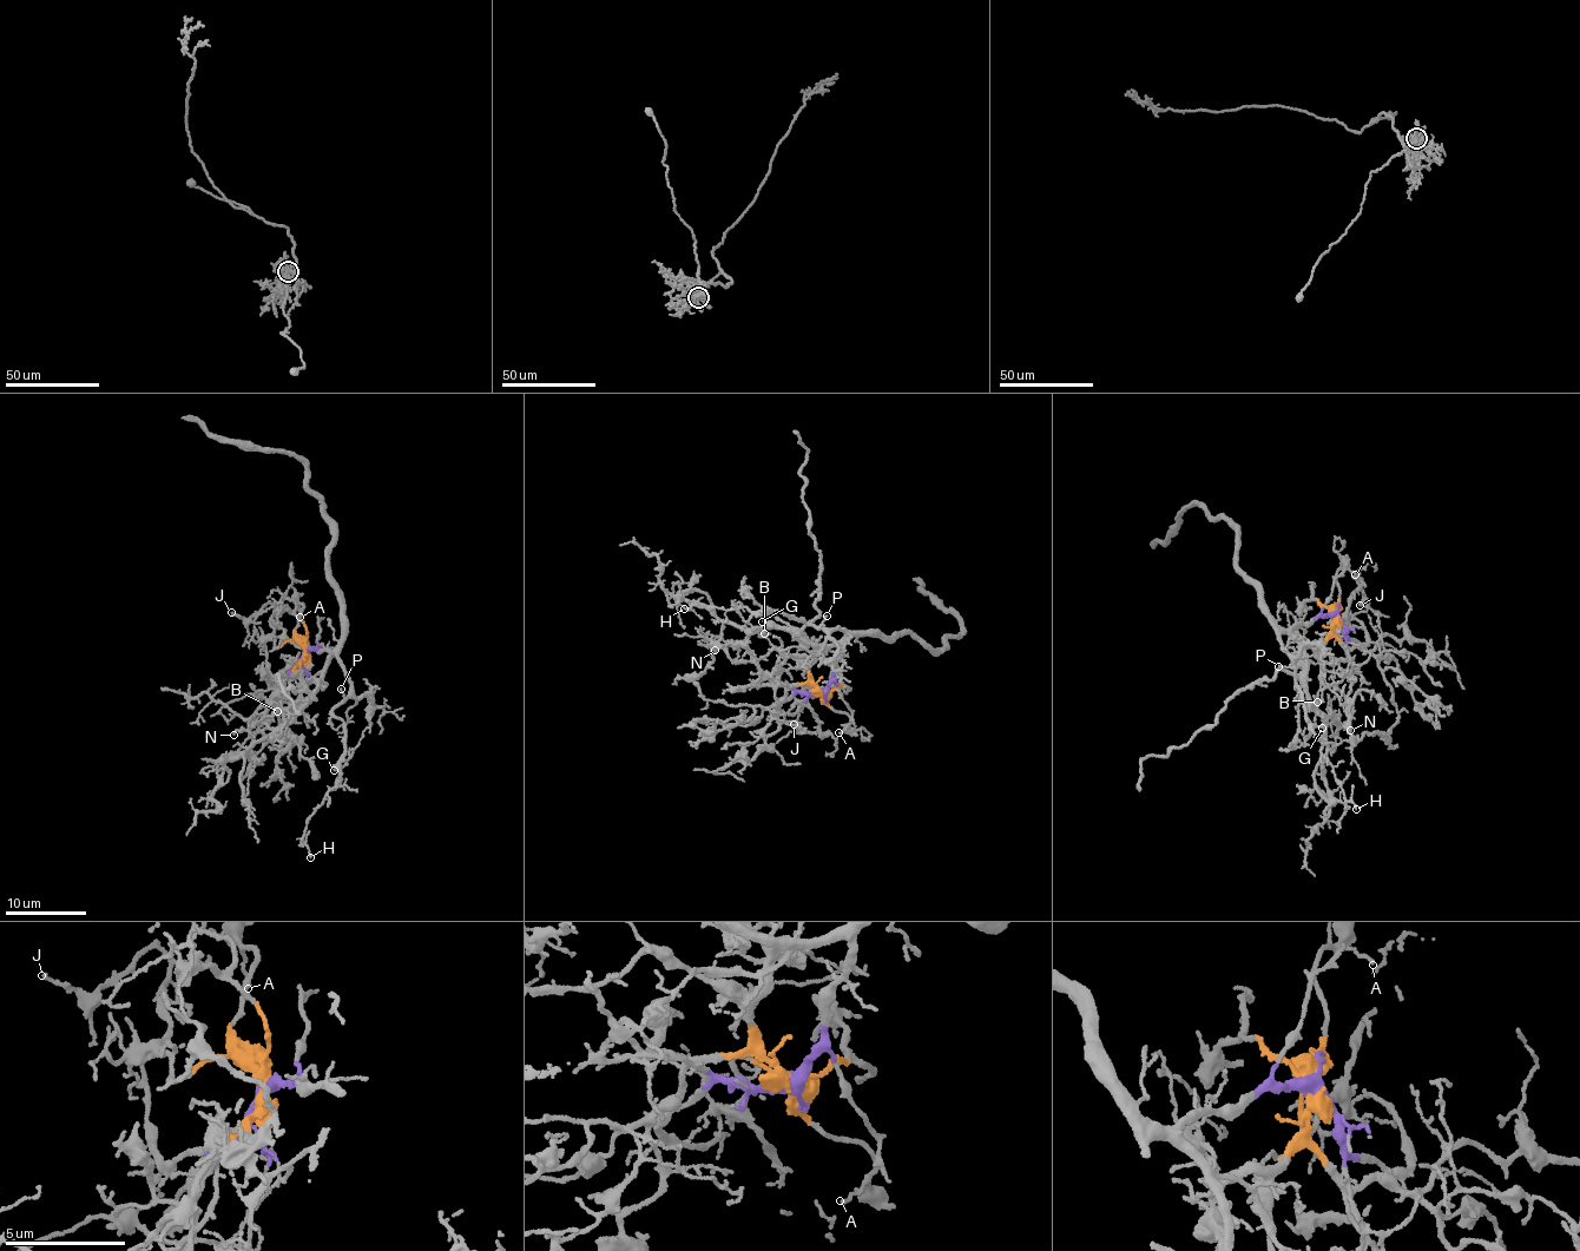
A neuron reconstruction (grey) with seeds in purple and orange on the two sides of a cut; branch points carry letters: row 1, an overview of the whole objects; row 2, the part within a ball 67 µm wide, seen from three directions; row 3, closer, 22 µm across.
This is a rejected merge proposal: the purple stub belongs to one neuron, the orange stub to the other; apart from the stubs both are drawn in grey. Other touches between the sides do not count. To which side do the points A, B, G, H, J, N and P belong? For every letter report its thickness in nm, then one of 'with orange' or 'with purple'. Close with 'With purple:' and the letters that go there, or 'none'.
A: 130 nm thick; with orange
B: 130 nm thick; with orange
G: 120 nm thick; with purple
H: 120 nm thick; with purple
J: 120 nm thick; with orange
N: 140 nm thick; with orange
P: 110 nm thick; with purple
With purple: G, H, P

